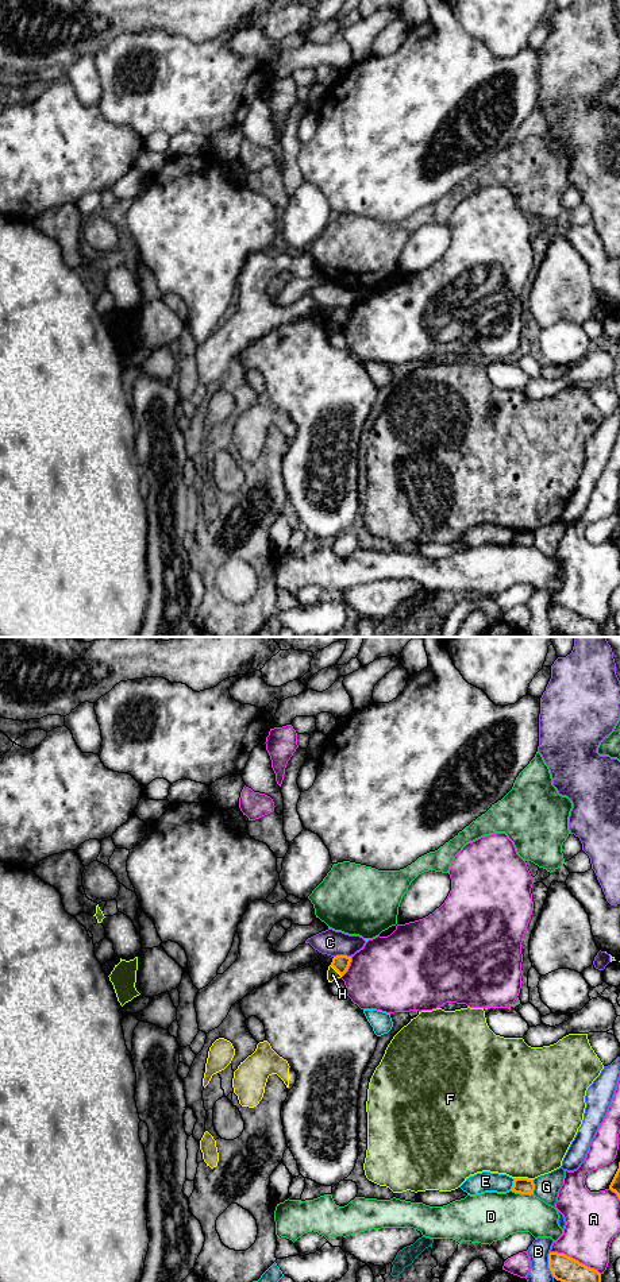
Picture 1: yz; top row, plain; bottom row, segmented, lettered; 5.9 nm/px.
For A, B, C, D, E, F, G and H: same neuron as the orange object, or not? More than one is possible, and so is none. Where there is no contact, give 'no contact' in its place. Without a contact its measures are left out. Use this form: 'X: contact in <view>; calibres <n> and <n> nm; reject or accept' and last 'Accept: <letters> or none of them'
A: contact in yz; calibres 160 and 320 nm; reject
B: contact in yz; calibres 160 and 120 nm; reject
C: contact in yz; calibres 100 and 150 nm; reject
D: contact in yz; calibres 100 and 300 nm; reject
E: contact in yz; calibres 100 and 120 nm; reject
F: contact in yz; calibres 100 and 500 nm; reject
G: contact in yz; calibres 100 and 140 nm; reject
H: contact in yz; calibres 100 and 70 nm; reject
Accept: none of them

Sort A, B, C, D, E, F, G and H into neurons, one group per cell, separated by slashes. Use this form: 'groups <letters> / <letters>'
groups A / B / C / D / E / F / G / H

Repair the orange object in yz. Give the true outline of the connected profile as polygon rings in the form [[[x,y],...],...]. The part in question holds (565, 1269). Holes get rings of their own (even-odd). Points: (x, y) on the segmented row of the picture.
[[[558,1252],[548,1254],[548,1269],[561,1282],[601,1282],[601,1274],[578,1260]]]

